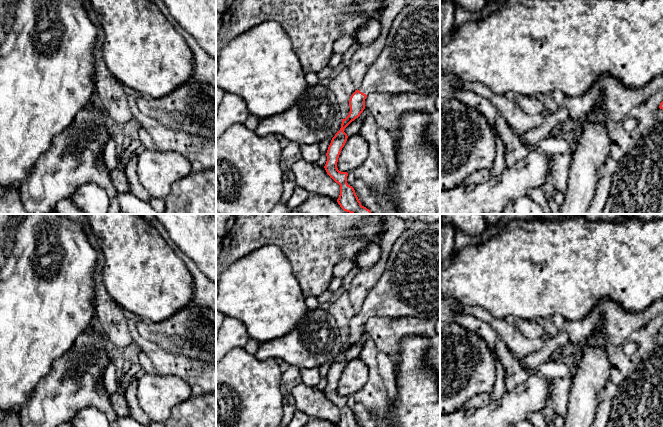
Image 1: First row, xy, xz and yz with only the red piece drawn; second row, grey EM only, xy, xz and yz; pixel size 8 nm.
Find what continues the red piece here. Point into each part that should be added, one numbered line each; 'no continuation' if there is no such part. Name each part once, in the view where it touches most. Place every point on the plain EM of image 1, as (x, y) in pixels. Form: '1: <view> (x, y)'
1: xz (409, 286)

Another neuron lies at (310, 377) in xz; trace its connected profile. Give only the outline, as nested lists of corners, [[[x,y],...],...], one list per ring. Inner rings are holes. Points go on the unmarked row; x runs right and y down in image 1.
[[[319,367],[302,368],[300,373],[302,383],[309,387],[317,386],[321,379]]]

